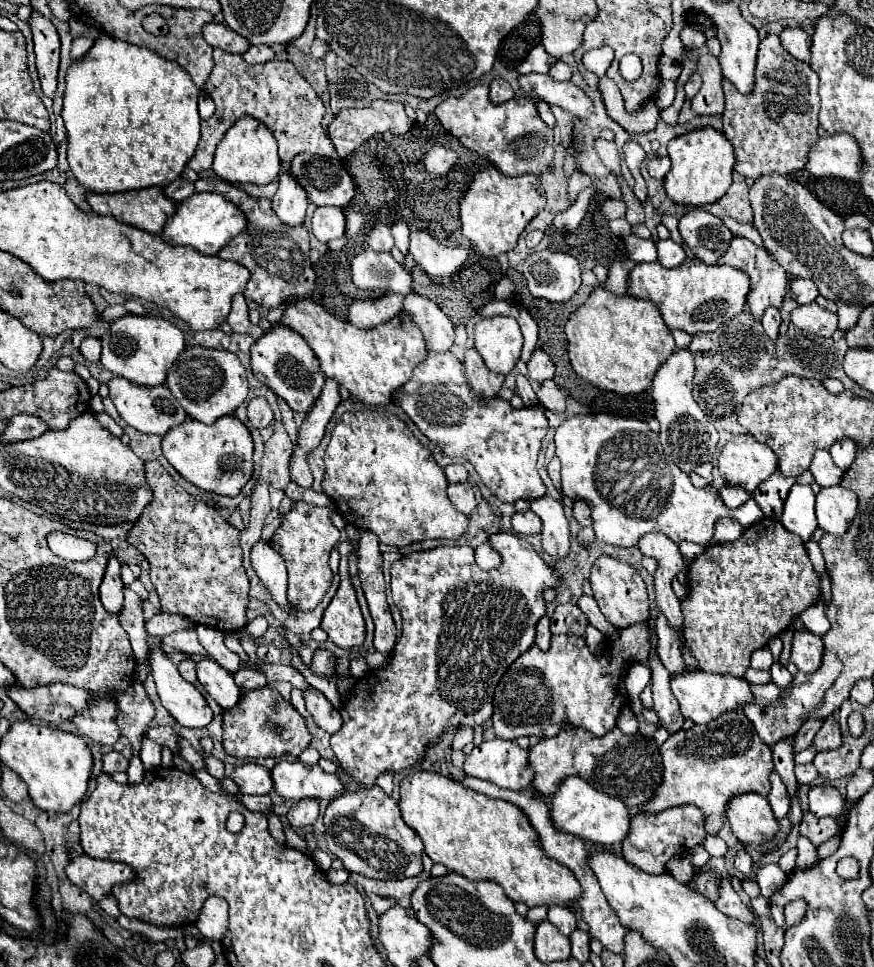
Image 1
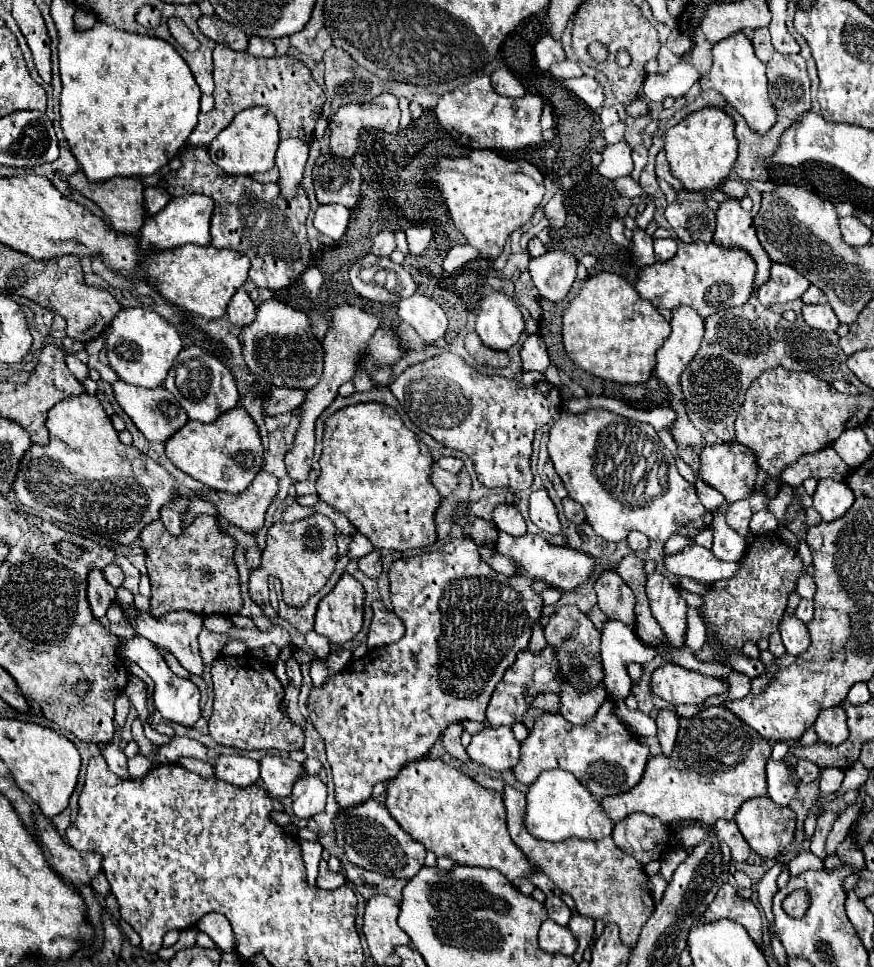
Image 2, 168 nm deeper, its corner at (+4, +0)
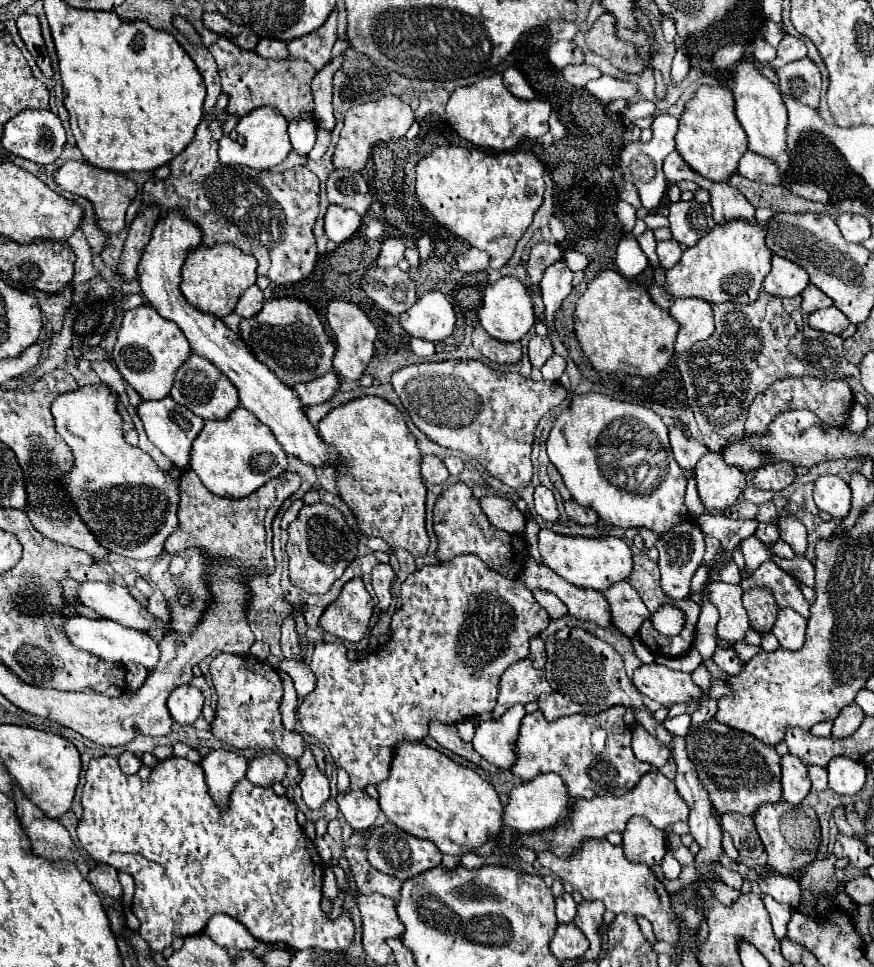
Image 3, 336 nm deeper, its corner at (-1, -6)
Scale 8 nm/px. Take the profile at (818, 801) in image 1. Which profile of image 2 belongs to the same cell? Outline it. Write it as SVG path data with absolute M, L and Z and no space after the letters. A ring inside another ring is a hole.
M826 768L826 770L822 770L822 774L820 774L820 786L818 786L818 798L838 792L842 780L844 780L844 772L842 770L838 770L838 768Z

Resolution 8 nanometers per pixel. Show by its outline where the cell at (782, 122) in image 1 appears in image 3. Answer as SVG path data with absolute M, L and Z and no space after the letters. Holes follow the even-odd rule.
M809 58L795 60L785 68L779 68L777 74L781 92L795 96L807 106L819 106L821 72Z

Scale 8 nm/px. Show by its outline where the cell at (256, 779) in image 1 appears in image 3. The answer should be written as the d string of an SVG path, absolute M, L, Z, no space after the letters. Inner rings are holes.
M209 750L209 754L201 758L199 766L205 772L205 782L215 806L223 812L229 806L233 786L245 778L247 758L231 750Z

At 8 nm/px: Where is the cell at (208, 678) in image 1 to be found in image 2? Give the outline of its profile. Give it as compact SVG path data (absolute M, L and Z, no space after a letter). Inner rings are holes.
M122 606L126 616L132 616L132 626L136 628L136 632L144 638L148 638L152 644L156 644L158 648L166 650L166 652L172 652L178 662L194 676L202 676L204 674L204 660L200 656L200 650L198 650L198 634L202 630L202 616L194 614L194 612L170 612L170 614L164 614L160 618L154 618L150 616L148 612L138 612L136 608L126 608Z

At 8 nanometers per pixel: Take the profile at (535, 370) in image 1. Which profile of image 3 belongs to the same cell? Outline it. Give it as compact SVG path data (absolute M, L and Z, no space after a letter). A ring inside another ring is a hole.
M533 336L529 340L529 358L535 368L541 368L553 356L553 346L547 336Z

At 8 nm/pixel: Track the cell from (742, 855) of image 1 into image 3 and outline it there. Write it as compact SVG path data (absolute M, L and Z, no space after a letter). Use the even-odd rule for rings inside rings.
M727 812L721 816L721 826L731 834L733 844L741 856L759 858L763 854L763 844L761 844L757 830L755 830L753 816Z

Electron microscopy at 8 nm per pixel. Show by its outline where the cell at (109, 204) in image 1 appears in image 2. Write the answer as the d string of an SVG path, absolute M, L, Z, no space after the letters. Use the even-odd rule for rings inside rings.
M76 172L74 176L68 178L70 186L74 190L78 190L82 196L90 198L92 202L96 202L106 220L112 224L112 228L120 234L132 234L138 232L146 220L146 210L144 210L144 184L138 178L114 178L114 180L106 180L106 182L90 182L86 180L86 176L82 172Z

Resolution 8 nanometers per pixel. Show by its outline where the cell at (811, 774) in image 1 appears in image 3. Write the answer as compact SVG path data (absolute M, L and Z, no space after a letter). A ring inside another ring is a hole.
M809 766L809 778L811 778L815 790L825 790L827 788L827 770L825 768Z

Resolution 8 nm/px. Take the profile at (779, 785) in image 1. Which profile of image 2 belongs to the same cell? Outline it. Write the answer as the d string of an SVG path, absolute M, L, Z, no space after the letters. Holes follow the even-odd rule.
M768 760L766 776L768 776L768 798L772 798L778 806L788 806L796 794L796 788L790 784L788 778L788 766L784 762Z

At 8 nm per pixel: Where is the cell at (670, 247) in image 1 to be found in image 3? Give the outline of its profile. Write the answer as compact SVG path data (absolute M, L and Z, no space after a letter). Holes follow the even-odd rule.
M675 240L657 242L657 256L659 256L659 262L661 262L661 266L665 270L671 268L681 258L681 246L679 246L679 242L675 242Z

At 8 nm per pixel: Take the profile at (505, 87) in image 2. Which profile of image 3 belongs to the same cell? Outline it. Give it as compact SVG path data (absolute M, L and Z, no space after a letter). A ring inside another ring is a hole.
M507 68L503 72L503 82L507 86L507 90L511 94L515 94L517 98L523 98L523 100L533 100L535 98L535 92L533 88L527 84L527 80L523 78L523 74L517 70L517 68Z

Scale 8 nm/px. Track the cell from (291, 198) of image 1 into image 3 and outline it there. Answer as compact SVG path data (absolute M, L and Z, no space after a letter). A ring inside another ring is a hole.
M295 118L289 120L289 136L291 136L291 144L293 150L301 156L307 156L311 152L311 148L315 146L317 140L317 124L309 118Z

